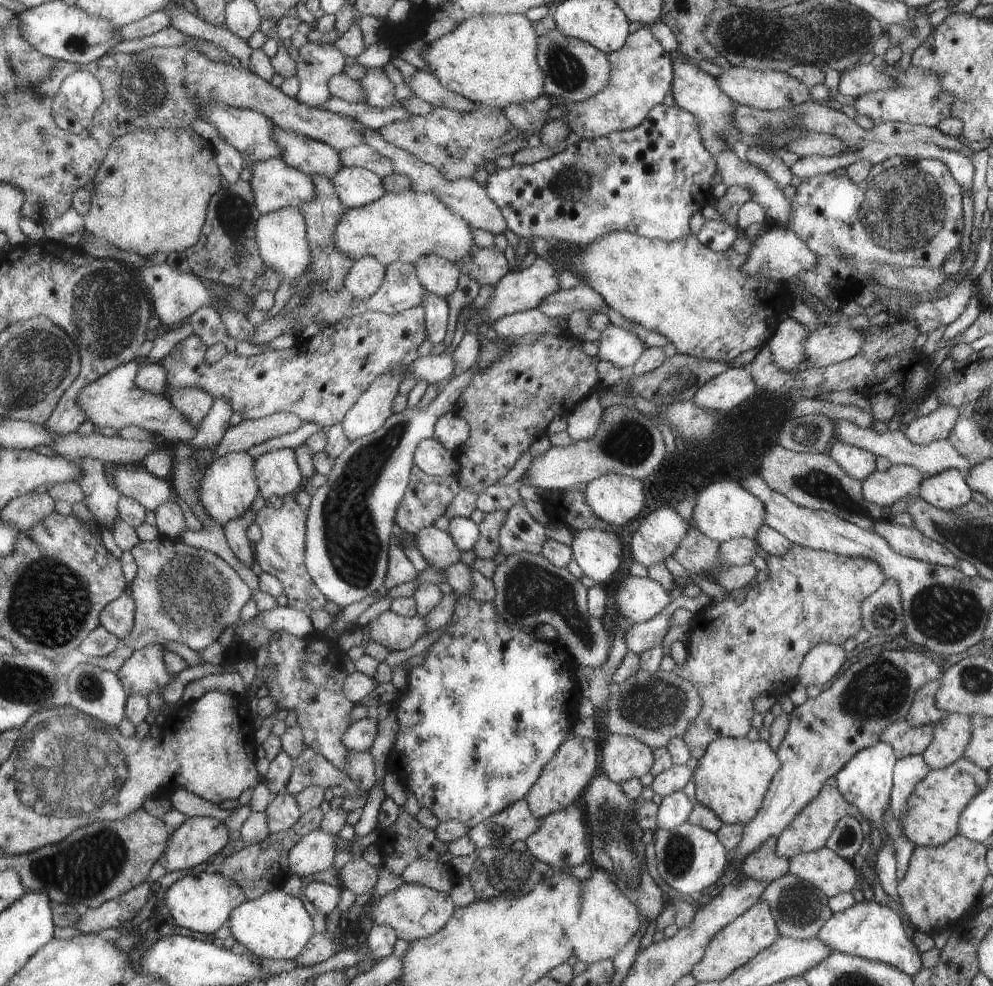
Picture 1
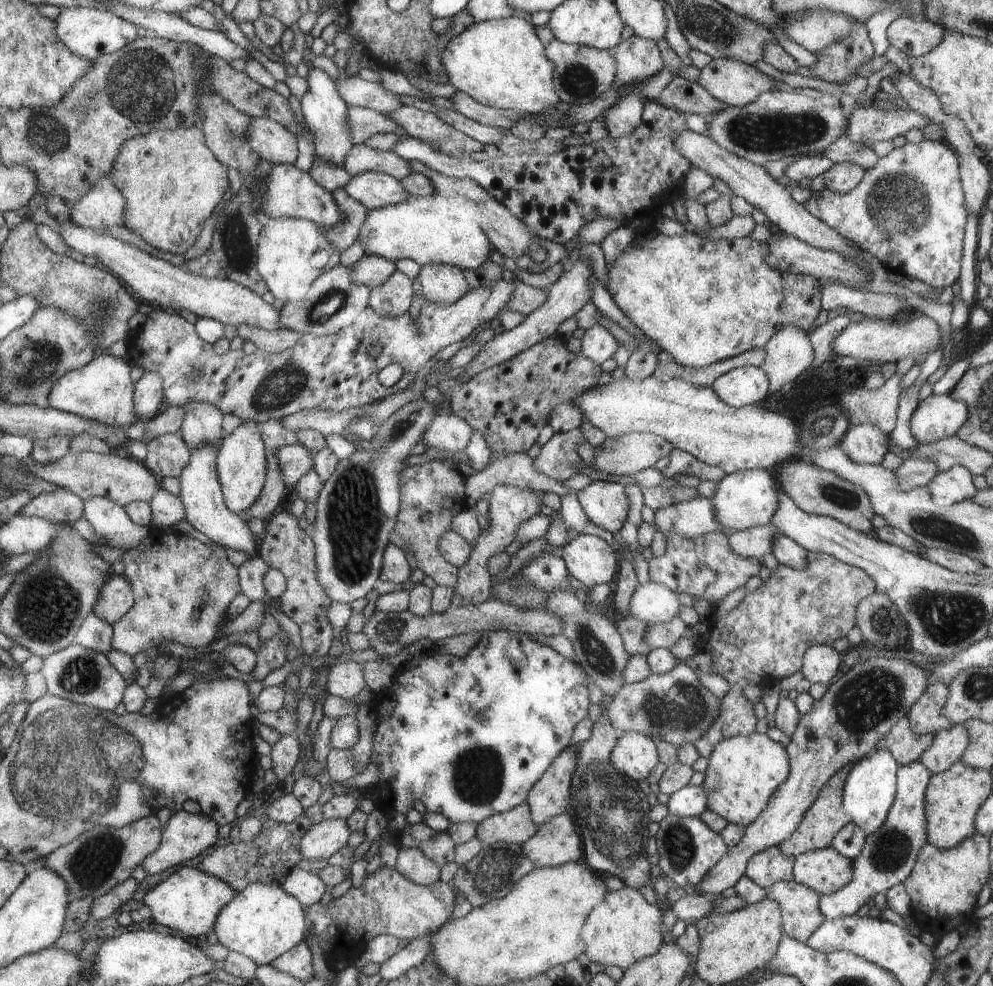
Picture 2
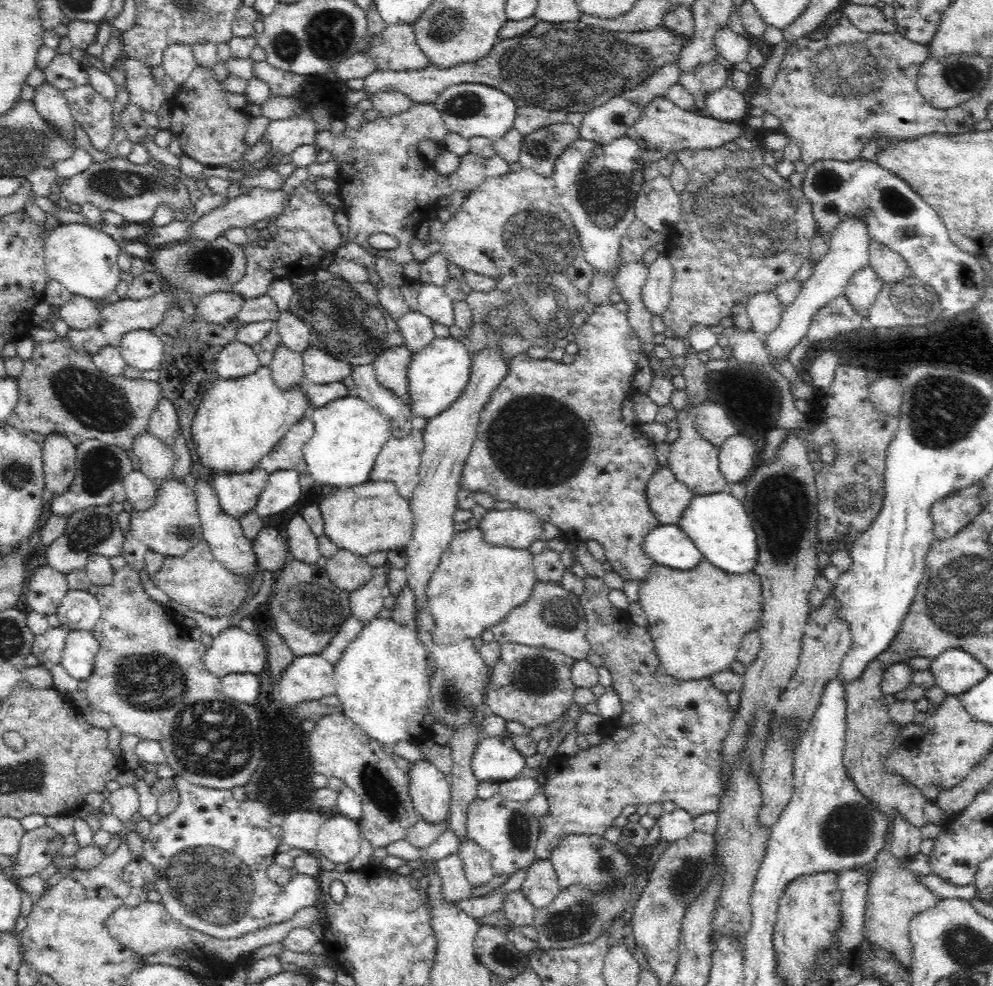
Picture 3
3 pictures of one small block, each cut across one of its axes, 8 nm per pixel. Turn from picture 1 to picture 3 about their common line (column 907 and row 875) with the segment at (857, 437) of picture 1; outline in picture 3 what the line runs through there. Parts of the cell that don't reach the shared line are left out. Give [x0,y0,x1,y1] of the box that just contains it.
[434,852,473,903]

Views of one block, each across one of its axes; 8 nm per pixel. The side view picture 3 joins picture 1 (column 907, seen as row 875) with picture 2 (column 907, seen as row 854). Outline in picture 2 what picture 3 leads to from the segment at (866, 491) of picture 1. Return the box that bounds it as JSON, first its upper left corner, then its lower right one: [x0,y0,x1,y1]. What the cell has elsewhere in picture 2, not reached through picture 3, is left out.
[893,458,937,491]

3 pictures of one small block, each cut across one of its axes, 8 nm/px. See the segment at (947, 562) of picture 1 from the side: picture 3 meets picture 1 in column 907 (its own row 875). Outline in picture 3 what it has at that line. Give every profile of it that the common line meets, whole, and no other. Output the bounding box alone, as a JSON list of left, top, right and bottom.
[521,859,562,910]

